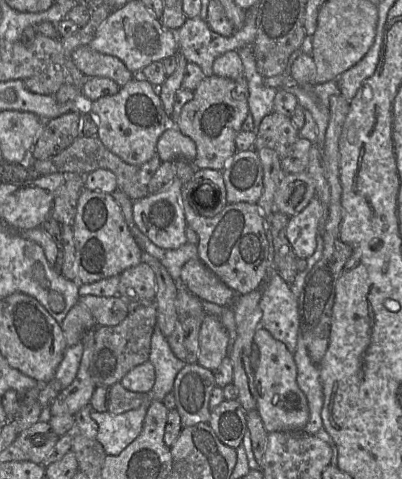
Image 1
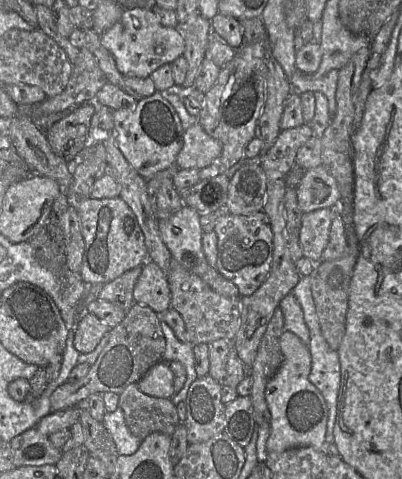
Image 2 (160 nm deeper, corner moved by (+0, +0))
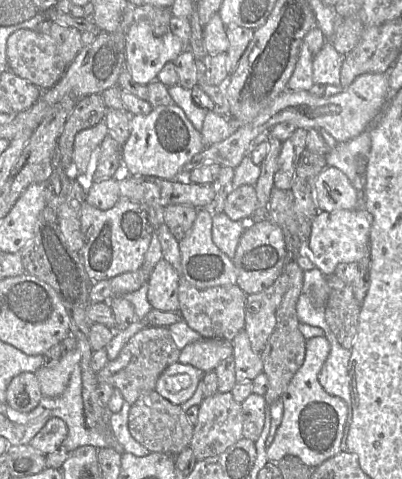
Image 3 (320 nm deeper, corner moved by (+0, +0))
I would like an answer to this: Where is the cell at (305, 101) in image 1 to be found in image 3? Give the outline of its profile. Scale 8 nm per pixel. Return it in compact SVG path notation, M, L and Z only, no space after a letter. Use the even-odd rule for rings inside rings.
M331 40L313 58L314 84L340 85L340 71L344 56L333 46Z

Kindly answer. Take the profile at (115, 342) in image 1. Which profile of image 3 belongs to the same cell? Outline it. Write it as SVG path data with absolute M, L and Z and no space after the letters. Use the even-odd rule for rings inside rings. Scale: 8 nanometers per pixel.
M147 325L129 339L114 360L109 360L109 362L97 372L98 381L99 383L110 384L119 390L124 400L132 405L143 393L155 390L160 375L168 366L178 362L180 353L181 349L175 344L167 327Z

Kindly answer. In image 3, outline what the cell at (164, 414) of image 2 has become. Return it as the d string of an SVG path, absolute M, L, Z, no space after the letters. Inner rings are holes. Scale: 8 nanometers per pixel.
M153 390L140 395L131 405L128 428L133 438L150 452L176 456L190 446L194 426L189 422L180 405L171 403Z

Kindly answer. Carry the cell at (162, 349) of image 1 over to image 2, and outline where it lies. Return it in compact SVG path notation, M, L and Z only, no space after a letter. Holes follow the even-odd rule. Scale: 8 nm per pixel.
M163 321L160 322L166 339L166 348L162 357L164 362L178 361L186 370L186 381L181 389L171 398L176 405L184 402L190 385L198 378L195 371L193 344L180 341L173 330Z

